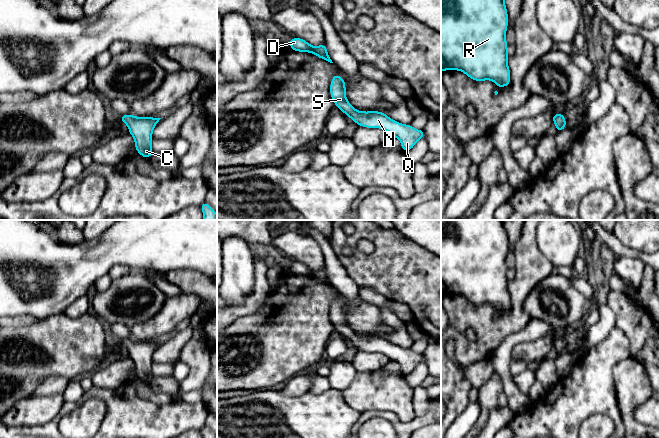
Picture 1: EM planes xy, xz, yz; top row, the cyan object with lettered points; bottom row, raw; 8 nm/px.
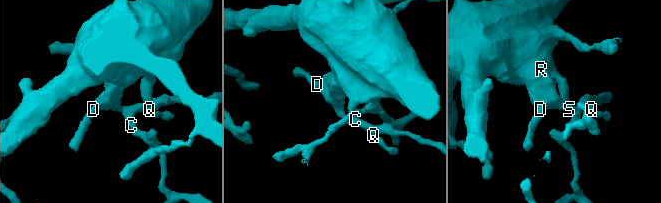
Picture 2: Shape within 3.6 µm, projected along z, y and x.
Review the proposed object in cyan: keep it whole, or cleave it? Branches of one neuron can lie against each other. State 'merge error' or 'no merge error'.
no merge error

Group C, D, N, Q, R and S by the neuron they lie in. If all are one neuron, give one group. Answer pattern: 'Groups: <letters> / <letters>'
Groups: C D N Q R S

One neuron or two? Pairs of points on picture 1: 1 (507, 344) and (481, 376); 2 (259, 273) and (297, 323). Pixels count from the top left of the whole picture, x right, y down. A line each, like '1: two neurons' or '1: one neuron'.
1: two neurons
2: two neurons

